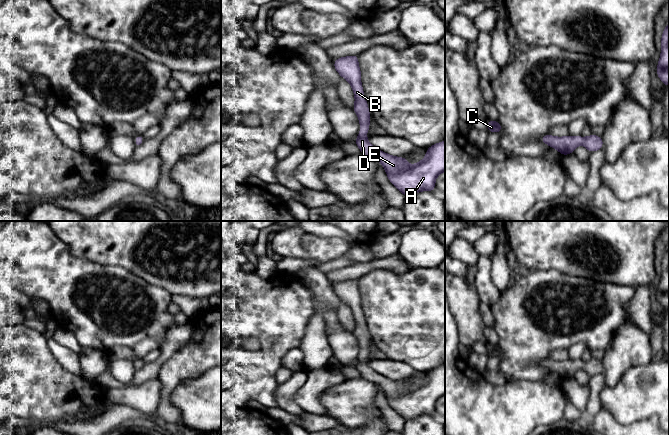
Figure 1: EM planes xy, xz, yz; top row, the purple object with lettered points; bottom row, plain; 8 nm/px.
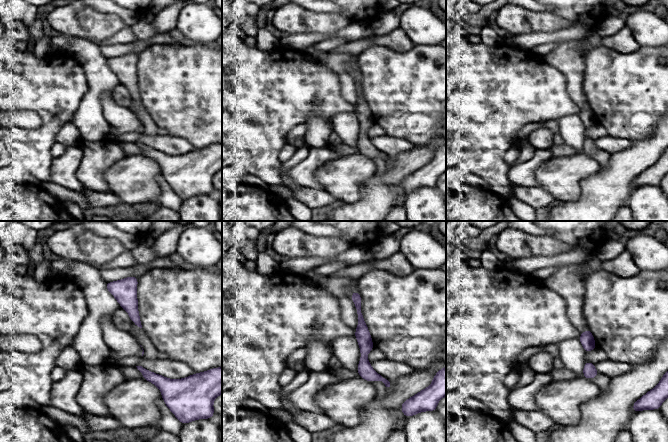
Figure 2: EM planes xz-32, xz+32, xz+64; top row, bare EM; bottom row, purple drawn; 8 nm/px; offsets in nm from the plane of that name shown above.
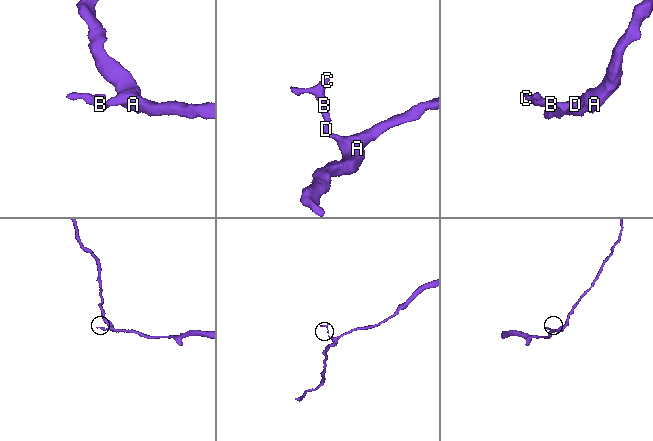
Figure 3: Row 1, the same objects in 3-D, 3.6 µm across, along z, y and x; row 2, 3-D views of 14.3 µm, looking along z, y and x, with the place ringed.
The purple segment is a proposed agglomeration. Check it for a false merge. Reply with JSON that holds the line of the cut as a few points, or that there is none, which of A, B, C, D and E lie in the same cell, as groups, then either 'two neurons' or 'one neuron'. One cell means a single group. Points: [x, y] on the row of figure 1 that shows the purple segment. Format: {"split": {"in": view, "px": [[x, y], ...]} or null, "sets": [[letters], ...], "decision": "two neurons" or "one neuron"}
{"split": null, "sets": [["A", "B", "C", "D", "E"]], "decision": "one neuron"}

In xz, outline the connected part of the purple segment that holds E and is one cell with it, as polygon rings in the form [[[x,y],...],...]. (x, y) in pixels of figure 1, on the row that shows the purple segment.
[[[352,55],[337,58],[334,69],[351,85],[355,105],[354,112],[360,122],[360,133],[355,143],[361,154],[370,157],[382,164],[389,181],[405,196],[417,194],[420,191],[434,191],[435,180],[445,171],[445,141],[430,146],[426,156],[415,165],[408,165],[408,159],[391,156],[368,142],[366,132],[370,128],[370,111],[361,84],[361,71],[358,63],[359,56]]]

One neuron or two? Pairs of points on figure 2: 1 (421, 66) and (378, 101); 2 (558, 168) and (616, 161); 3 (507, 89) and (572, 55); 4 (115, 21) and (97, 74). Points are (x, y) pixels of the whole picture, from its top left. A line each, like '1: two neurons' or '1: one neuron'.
1: one neuron
2: two neurons
3: two neurons
4: two neurons

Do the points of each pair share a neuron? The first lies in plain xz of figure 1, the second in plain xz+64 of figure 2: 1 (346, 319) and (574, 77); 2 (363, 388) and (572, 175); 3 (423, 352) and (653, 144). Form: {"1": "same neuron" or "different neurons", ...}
{"1": "same neuron", "2": "same neuron", "3": "different neurons"}

